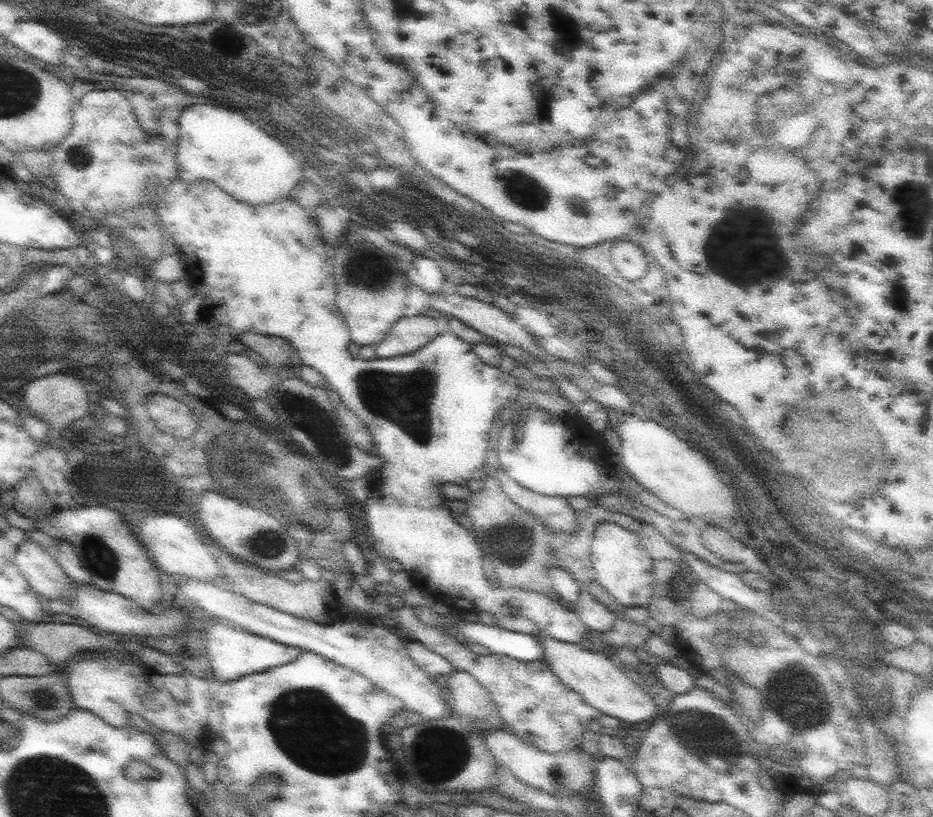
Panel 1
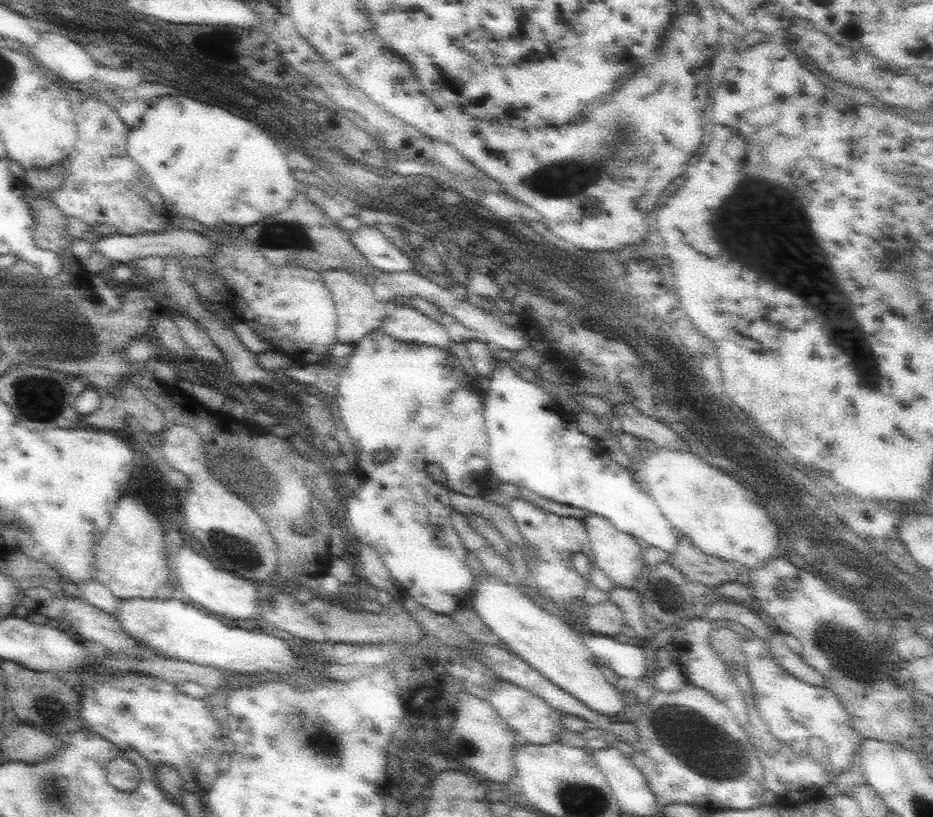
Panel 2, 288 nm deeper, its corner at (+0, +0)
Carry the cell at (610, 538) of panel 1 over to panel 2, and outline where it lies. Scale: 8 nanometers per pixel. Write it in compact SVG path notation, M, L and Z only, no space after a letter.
M585 516L583 518L583 524L585 524L585 530L587 530L587 536L589 536L589 544L591 544L591 550L593 550L593 558L595 558L595 564L597 568L611 580L615 582L615 586L621 586L621 588L633 588L633 584L637 582L637 578L641 576L641 570L643 570L643 550L637 542L635 536L629 536L625 532L619 532L609 520L601 518L601 516Z

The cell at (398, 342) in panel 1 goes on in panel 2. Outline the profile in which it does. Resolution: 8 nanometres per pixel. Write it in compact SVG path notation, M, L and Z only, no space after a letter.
M399 306L393 310L391 316L387 316L381 324L387 336L393 336L403 342L417 342L427 346L437 346L449 350L453 346L453 340L449 338L443 324L431 314L425 316L423 310L415 310L409 306Z

